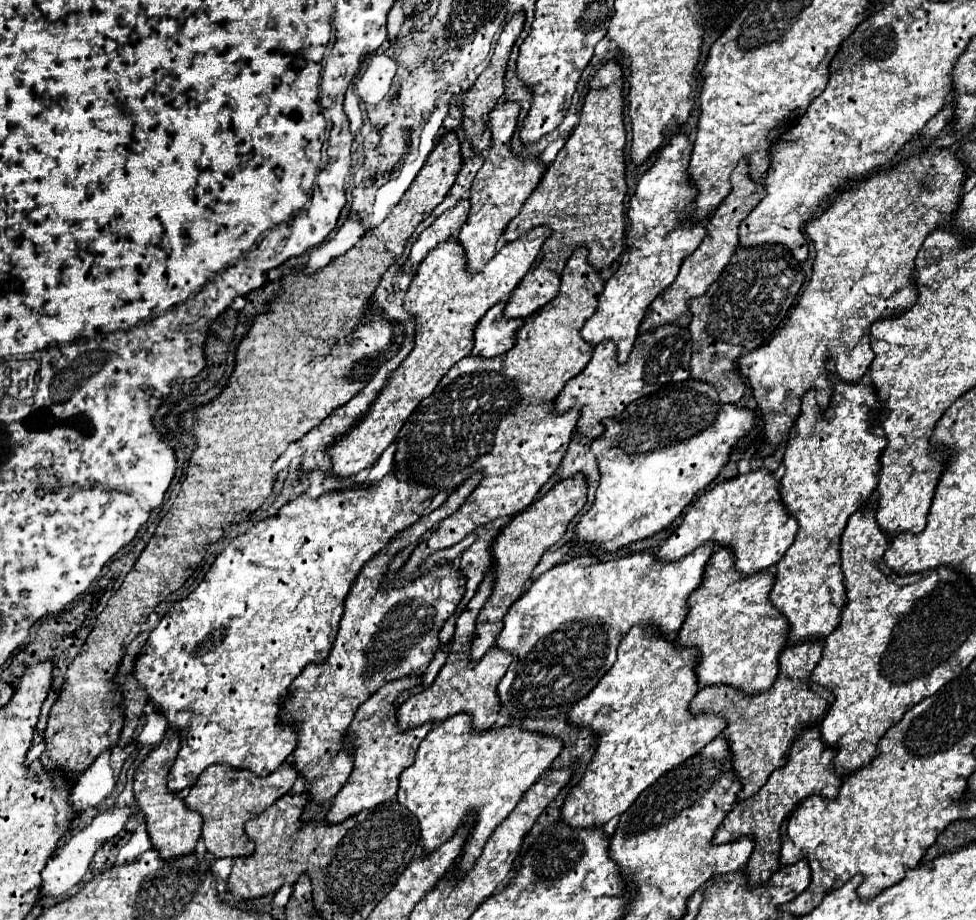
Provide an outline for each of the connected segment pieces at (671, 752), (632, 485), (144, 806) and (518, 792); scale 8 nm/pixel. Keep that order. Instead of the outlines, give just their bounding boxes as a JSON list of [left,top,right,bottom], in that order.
[[561,629,725,829],[569,379,755,555],[133,731,201,861],[397,713,561,875]]

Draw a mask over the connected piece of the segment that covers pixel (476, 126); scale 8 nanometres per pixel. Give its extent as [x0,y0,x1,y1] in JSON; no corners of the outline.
[461,15,525,147]

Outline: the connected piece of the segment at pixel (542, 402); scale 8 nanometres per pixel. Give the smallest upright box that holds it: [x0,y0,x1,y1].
[395,249,603,579]

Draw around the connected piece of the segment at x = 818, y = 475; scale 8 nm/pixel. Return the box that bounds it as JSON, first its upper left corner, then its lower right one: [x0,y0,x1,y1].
[769,377,887,645]

